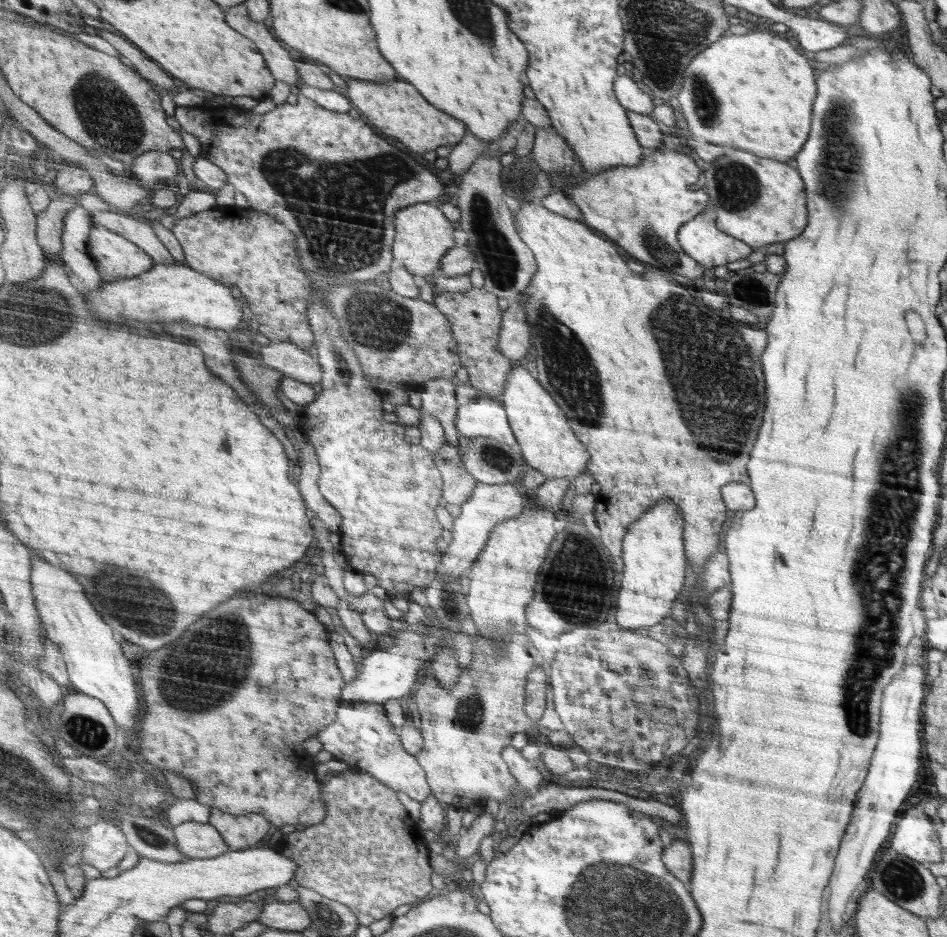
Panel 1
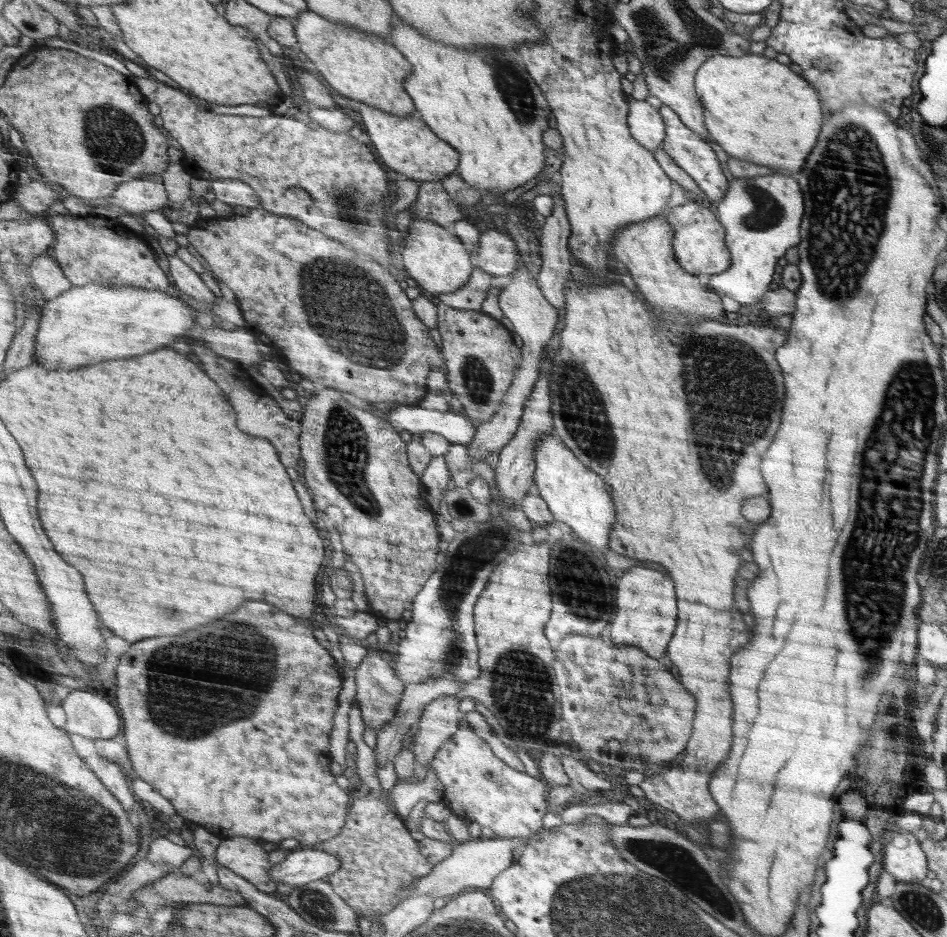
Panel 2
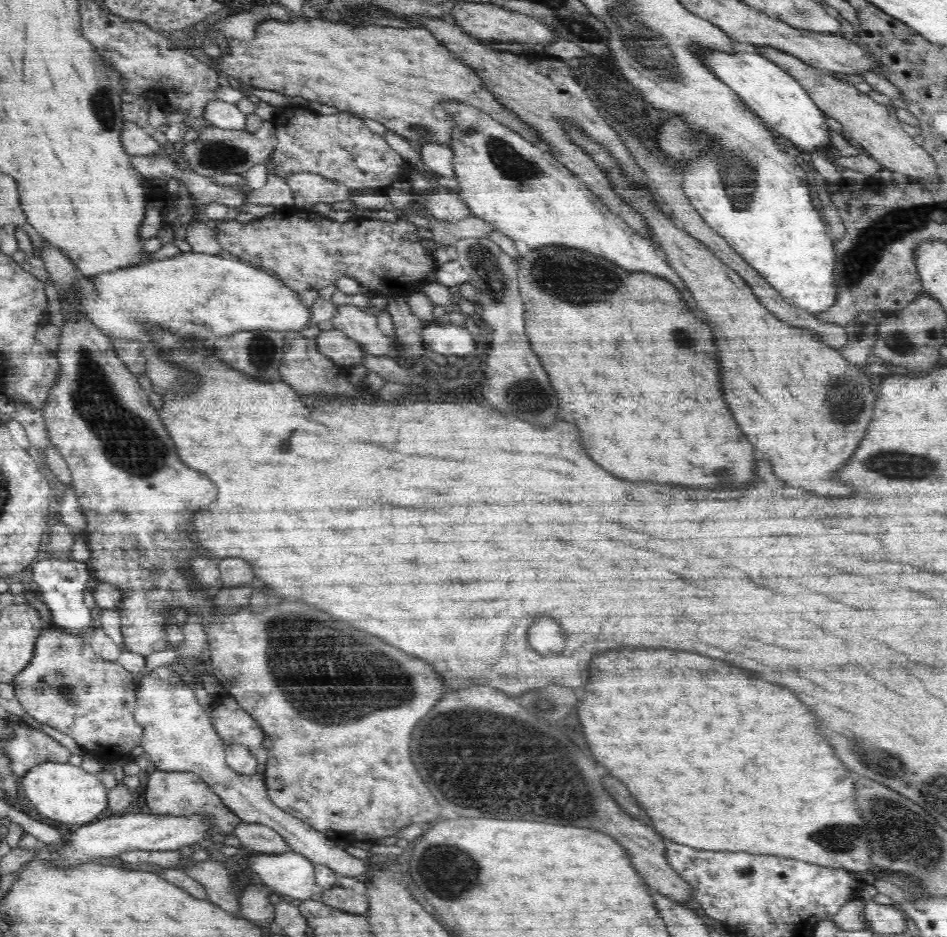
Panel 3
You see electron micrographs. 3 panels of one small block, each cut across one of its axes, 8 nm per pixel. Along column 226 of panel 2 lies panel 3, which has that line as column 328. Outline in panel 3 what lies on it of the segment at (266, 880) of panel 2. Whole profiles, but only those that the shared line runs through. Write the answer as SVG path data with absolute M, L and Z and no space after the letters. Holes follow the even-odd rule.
M164 666L154 669L140 681L136 695L135 719L142 727L140 746L158 770L199 776L241 823L256 823L276 830L288 841L294 853L299 853L313 863L325 864L335 873L346 877L358 877L367 872L367 862L350 856L324 834L313 830L304 820L299 820L276 806L270 798L263 775L258 772L254 776L242 776L228 766L225 759L226 746L222 744L208 715L198 702L192 686L183 682L176 672Z

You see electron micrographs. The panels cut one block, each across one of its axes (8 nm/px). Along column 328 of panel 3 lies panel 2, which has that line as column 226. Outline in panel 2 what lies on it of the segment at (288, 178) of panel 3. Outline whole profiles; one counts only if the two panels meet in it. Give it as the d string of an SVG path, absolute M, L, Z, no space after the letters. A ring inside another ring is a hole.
M226 178L215 180L211 184L214 196L230 206L246 206L246 208L258 208L261 206L257 192L254 192L248 184L240 180L228 180Z

